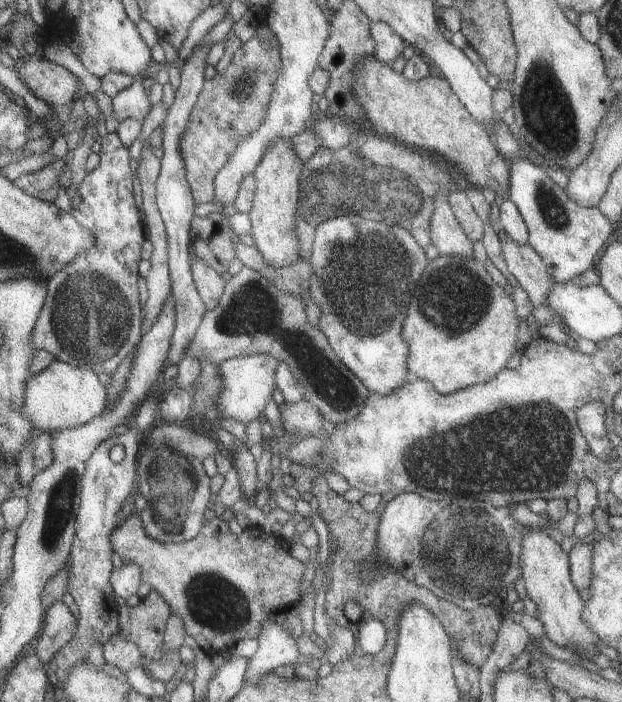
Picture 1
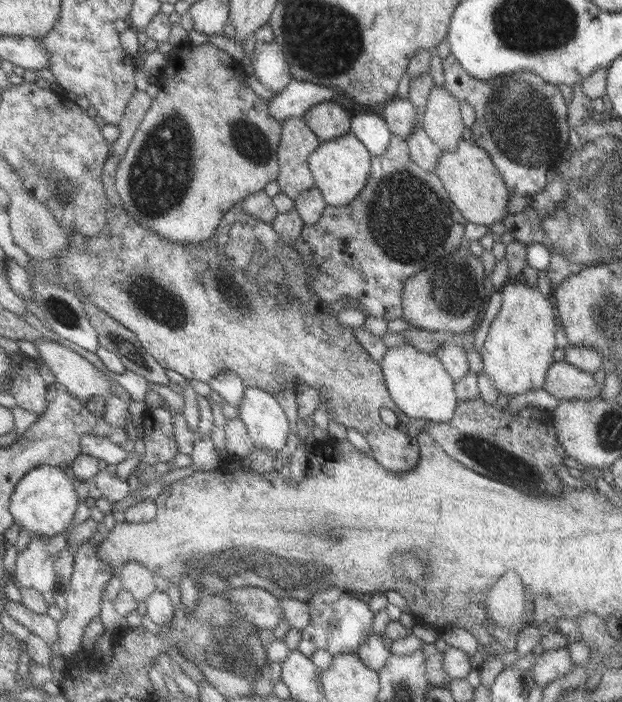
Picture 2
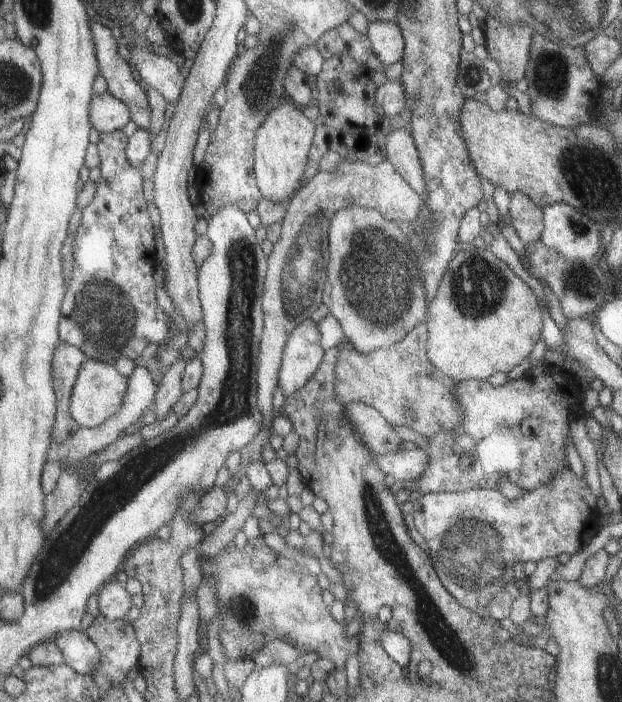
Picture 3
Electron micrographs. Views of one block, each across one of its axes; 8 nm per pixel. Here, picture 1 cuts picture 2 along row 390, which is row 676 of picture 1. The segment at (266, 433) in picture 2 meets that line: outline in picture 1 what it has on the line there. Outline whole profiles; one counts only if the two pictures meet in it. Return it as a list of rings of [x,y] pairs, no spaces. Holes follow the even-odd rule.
[[[271,618],[267,619],[257,640],[259,648],[248,659],[247,683],[257,684],[266,674],[277,670],[279,666],[295,663],[299,653],[297,642],[282,624]]]

